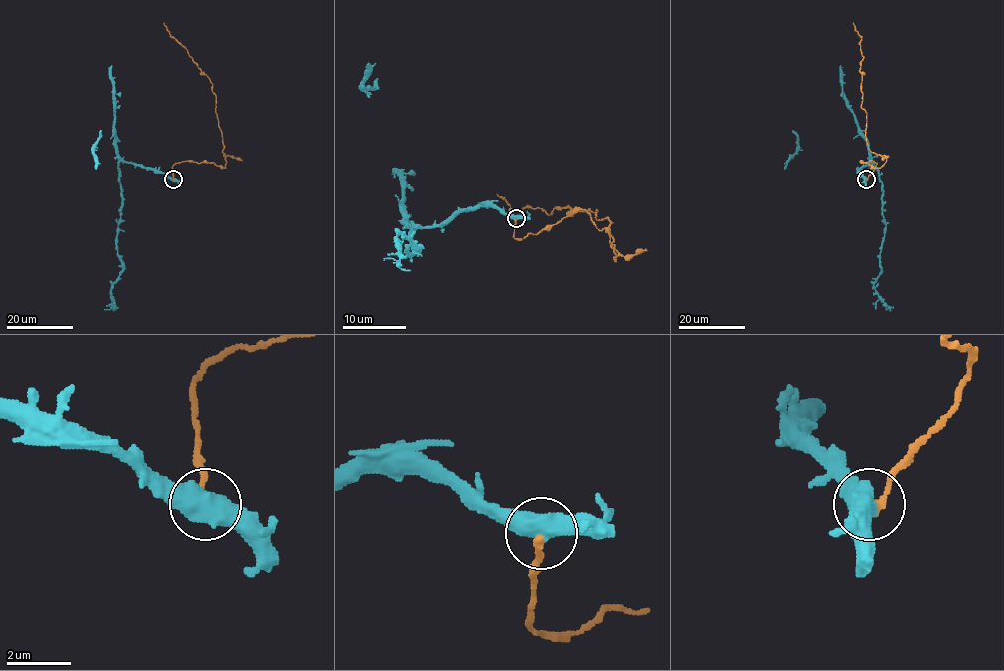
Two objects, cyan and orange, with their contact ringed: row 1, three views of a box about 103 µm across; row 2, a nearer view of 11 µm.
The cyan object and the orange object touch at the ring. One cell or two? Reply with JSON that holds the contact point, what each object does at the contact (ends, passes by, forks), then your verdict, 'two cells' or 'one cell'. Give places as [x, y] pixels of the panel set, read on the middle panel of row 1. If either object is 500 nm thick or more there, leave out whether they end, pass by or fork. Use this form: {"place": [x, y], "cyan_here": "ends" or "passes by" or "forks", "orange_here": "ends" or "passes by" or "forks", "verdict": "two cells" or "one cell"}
{"place": [516, 218], "verdict": "two cells"}

